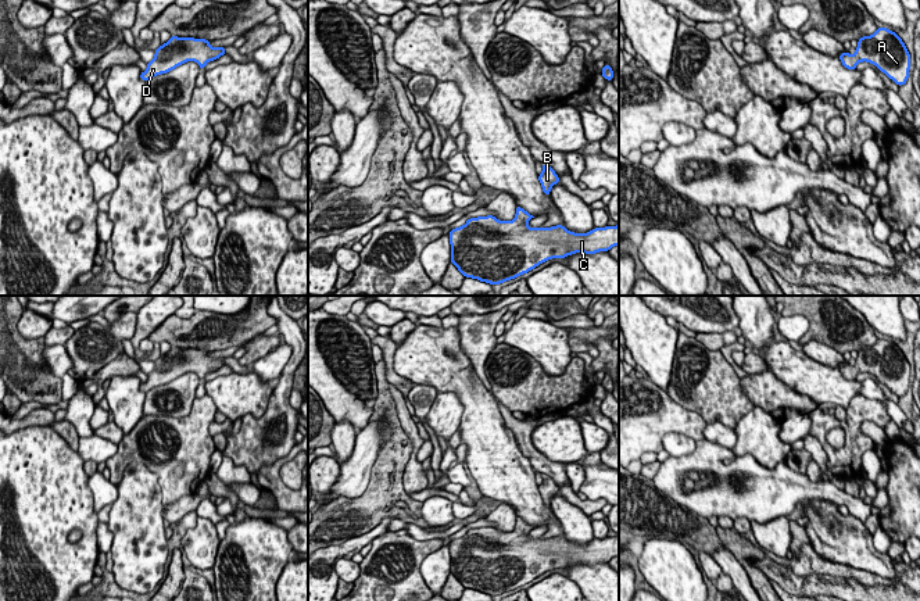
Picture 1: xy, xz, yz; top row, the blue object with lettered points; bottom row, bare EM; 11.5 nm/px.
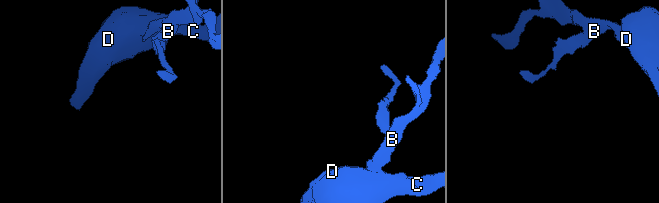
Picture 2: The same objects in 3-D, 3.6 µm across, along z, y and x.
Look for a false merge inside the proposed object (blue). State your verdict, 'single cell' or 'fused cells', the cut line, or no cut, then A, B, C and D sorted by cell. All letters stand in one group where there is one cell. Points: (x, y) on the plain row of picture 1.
single cell | no cut | A B C D

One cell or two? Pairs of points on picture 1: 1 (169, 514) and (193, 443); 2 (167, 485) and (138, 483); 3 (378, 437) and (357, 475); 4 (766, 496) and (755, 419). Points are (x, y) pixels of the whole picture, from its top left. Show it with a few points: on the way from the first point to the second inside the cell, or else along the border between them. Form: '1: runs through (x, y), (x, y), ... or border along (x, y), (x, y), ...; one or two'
1: border along (194, 493), (185, 494), (164, 507); two
2: border along (138, 461), (157, 476), (164, 505); two
3: runs through (368, 447), (360, 465); one
4: border along (731, 451), (751, 454), (769, 468), (783, 462); two

